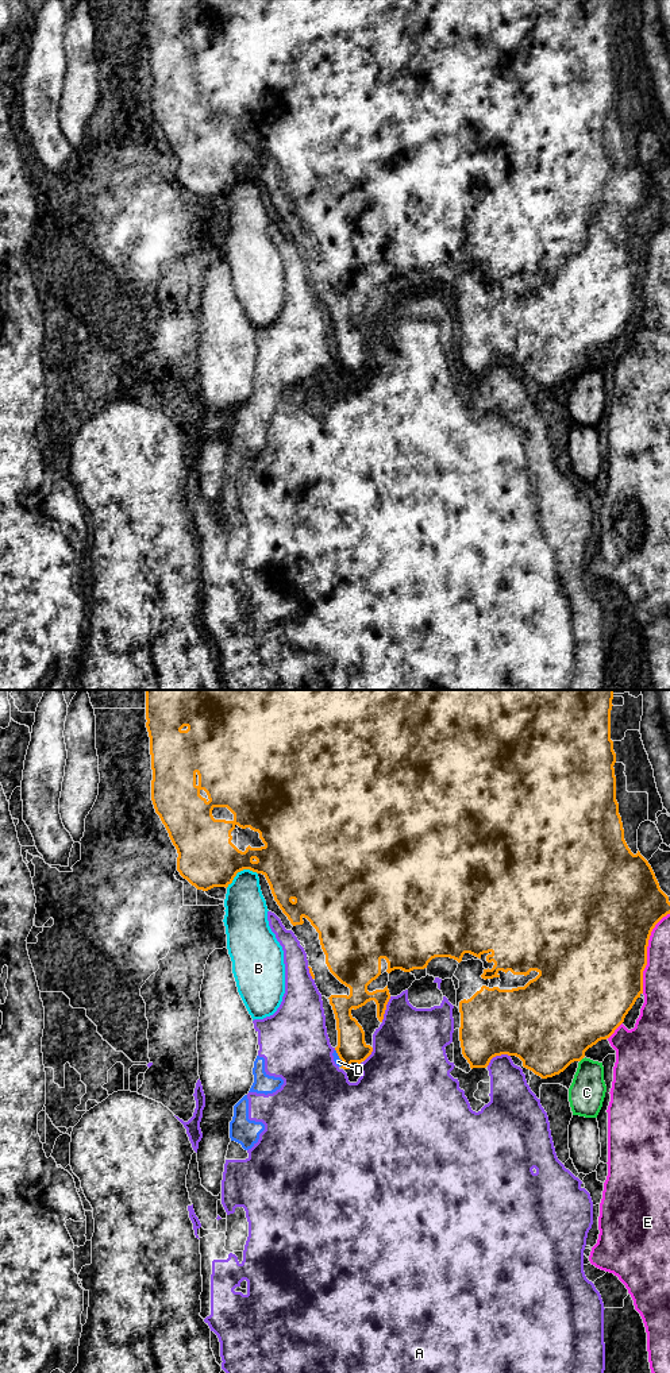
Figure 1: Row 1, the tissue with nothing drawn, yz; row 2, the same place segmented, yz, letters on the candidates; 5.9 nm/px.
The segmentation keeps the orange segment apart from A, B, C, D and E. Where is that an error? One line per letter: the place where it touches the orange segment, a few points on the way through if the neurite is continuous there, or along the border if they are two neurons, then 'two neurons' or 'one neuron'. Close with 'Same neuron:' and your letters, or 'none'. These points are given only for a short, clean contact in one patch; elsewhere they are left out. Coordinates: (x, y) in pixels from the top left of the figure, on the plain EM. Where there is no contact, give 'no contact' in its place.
A: meets orange in yz at (497, 363); two neurons
B: meets orange in yz at (239, 180); two neurons
C: meets orange in yz at (581, 367); two neurons
D: meets orange in yz at (339, 366); border along yz (335, 358), (342, 370), (341, 375); two neurons
E: meets orange in yz at (646, 261); two neurons
Same neuron: none

